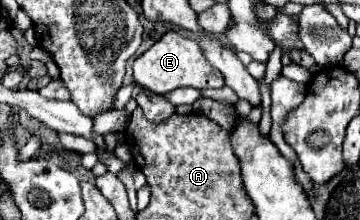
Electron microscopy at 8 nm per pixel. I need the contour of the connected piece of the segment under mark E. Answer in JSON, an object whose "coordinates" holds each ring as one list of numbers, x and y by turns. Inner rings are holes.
{"coordinates":[[167,31,159,41,153,43,151,49,147,49,143,55,139,55,133,61,133,79,141,87,159,95,169,93,177,87,197,87,197,89,223,87,223,75,215,67,209,65,199,45,177,31]]}

